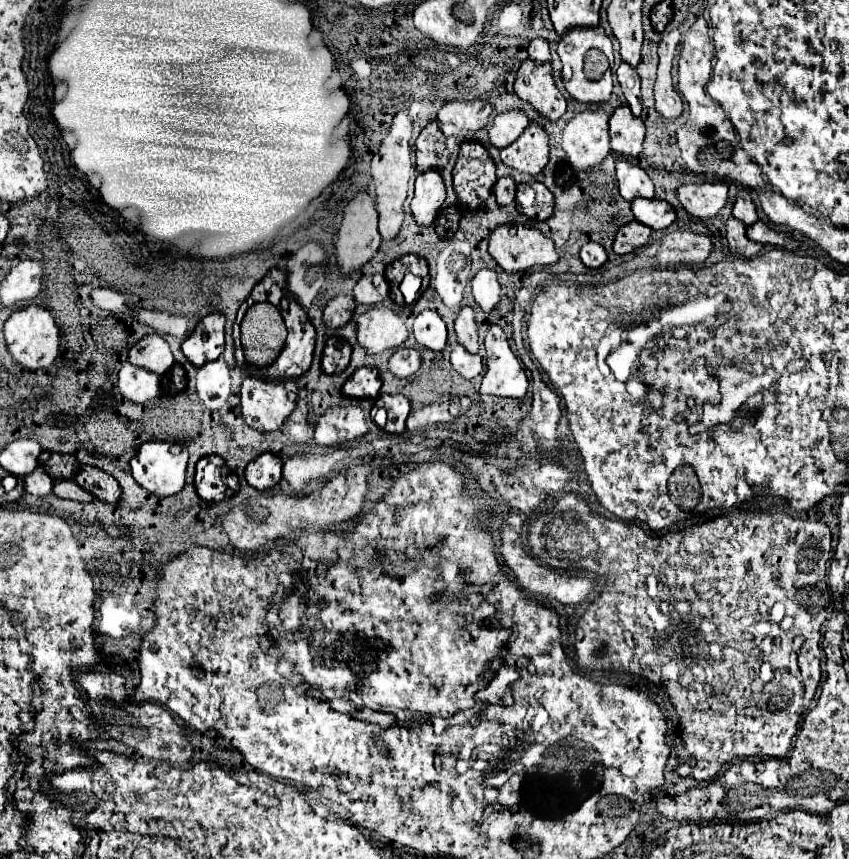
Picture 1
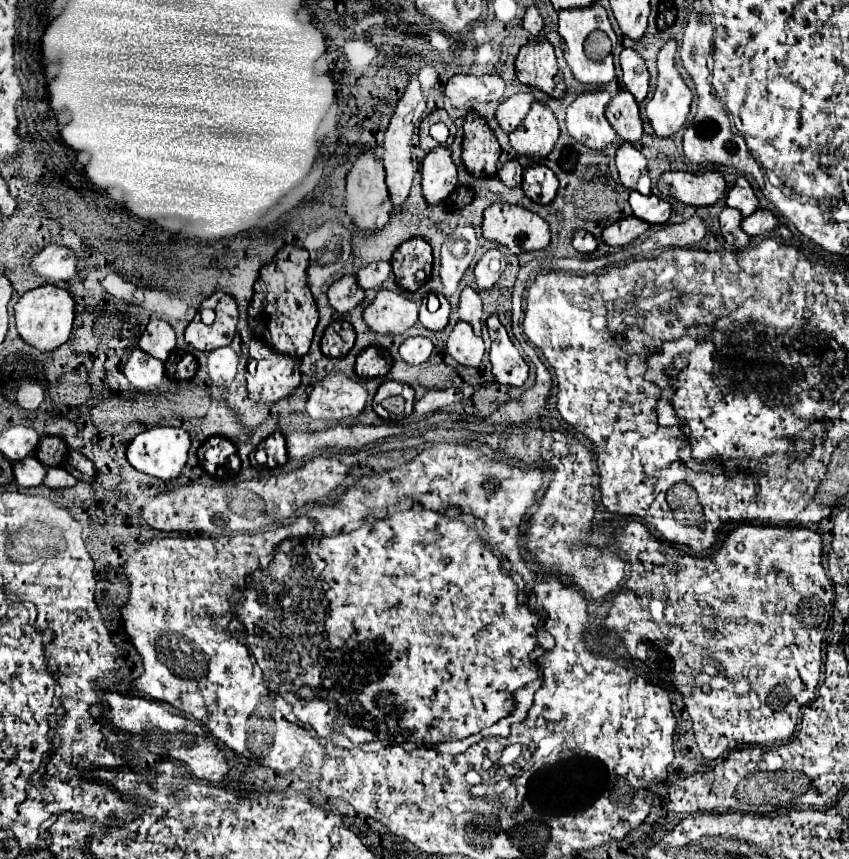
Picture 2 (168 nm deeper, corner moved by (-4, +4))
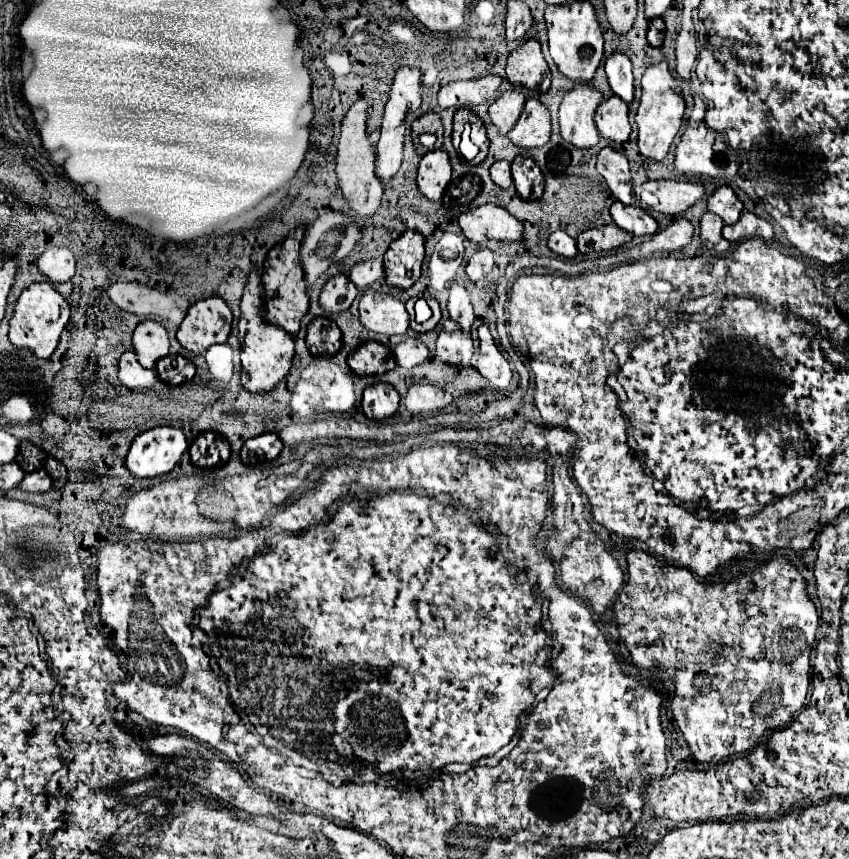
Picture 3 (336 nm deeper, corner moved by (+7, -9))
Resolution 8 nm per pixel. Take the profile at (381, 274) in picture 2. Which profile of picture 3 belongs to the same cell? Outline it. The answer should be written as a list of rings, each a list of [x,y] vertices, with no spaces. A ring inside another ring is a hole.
[[[371,259],[371,261],[363,261],[351,267],[349,271],[349,279],[357,285],[357,289],[367,289],[371,287],[377,279],[381,279],[383,273],[383,263],[379,259]]]

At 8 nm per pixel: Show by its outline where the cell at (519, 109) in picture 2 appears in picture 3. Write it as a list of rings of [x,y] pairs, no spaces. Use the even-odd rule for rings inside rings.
[[[507,91],[499,99],[495,99],[489,107],[491,123],[497,127],[501,135],[507,135],[517,123],[525,105],[525,95],[521,91]]]

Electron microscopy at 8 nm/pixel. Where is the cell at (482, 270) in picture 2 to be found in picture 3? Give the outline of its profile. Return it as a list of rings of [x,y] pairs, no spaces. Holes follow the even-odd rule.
[[[479,249],[471,255],[467,263],[467,277],[477,283],[481,277],[489,275],[493,269],[493,251],[491,249]]]

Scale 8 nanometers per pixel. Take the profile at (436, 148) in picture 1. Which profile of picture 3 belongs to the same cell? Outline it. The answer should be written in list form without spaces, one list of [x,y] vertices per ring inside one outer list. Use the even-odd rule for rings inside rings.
[[[425,113],[421,115],[415,123],[413,123],[413,131],[417,131],[417,139],[421,133],[435,133],[441,141],[443,137],[443,125],[441,125],[441,119],[437,117],[437,113]]]

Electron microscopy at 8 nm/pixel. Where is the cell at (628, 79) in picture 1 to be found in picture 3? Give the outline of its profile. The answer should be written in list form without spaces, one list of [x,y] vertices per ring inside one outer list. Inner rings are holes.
[[[613,53],[605,63],[605,73],[609,79],[609,85],[617,97],[621,97],[627,105],[633,101],[635,85],[633,85],[633,71],[631,61],[625,53]]]

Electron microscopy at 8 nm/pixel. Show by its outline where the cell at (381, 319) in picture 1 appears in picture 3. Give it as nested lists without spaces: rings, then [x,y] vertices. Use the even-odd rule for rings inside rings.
[[[373,289],[363,293],[359,303],[361,325],[373,333],[395,337],[405,335],[409,329],[409,315],[405,311],[405,303]]]

